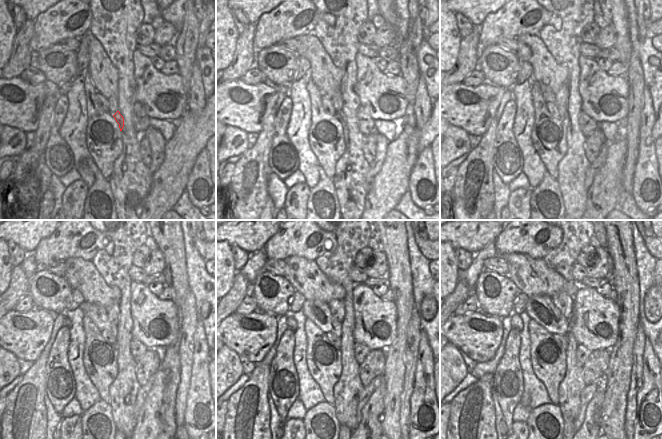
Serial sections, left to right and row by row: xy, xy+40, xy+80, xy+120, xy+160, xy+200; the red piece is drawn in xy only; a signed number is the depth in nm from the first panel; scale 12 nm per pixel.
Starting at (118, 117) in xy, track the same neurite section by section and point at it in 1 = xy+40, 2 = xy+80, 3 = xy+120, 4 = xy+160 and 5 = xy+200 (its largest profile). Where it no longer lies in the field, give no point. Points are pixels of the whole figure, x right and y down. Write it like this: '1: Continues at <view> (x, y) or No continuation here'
1: Continues at xy+40 (339, 114)
2: Continues at xy+80 (561, 109)
3: Continues at xy+120 (98, 313)
4: Continues at xy+160 (319, 313)
5: Continues at xy+200 (540, 308)

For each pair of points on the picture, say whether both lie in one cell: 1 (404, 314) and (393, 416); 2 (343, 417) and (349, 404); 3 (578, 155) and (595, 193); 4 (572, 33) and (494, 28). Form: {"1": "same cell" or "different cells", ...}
{"1": "same cell", "2": "same cell", "3": "different cells", "4": "different cells"}

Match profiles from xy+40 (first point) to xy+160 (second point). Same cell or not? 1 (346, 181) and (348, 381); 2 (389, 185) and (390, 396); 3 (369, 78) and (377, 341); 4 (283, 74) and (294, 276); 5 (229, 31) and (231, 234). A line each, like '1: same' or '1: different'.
1: same
2: different
3: same
4: different
5: different

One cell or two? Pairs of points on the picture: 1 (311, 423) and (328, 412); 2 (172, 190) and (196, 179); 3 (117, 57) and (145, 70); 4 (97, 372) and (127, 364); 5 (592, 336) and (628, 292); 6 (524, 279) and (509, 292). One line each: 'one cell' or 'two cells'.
1: one cell
2: two cells
3: two cells
4: two cells
5: two cells
6: two cells

